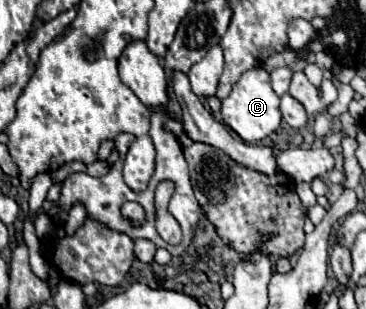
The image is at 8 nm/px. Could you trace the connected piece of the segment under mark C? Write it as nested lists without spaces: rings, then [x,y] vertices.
[[[256,67],[240,77],[240,81],[232,87],[230,95],[222,101],[222,119],[246,143],[258,143],[278,129],[278,125],[282,121],[280,97],[272,91],[268,71],[264,71],[262,67]]]

